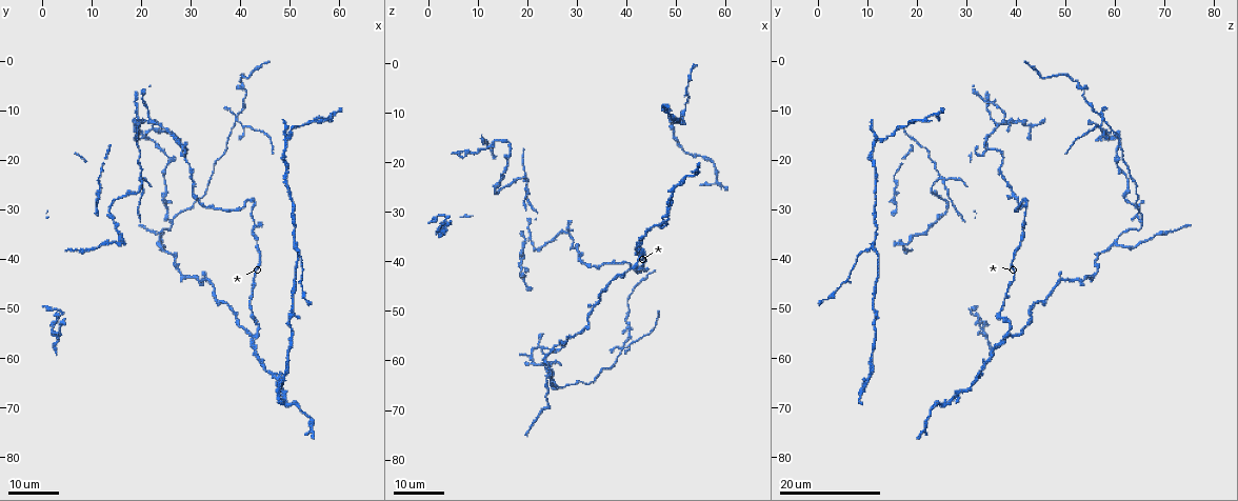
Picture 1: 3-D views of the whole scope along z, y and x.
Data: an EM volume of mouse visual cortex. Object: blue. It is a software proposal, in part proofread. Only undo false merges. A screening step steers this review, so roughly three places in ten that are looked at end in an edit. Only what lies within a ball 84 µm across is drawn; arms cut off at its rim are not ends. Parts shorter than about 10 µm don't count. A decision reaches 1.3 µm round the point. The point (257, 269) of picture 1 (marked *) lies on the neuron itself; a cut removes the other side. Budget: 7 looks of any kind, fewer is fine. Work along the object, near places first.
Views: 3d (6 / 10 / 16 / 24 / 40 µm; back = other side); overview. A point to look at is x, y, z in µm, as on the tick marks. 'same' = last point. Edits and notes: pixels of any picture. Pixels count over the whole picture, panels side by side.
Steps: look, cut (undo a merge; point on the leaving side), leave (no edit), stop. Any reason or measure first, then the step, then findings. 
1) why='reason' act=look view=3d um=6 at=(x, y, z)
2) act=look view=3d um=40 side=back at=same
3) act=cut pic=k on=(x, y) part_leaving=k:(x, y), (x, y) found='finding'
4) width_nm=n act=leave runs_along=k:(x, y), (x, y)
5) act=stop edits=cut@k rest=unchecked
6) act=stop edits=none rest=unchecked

why='four or more arms meet' act=look view=3d um=24 at=(28.5, 18.0, 33.5)

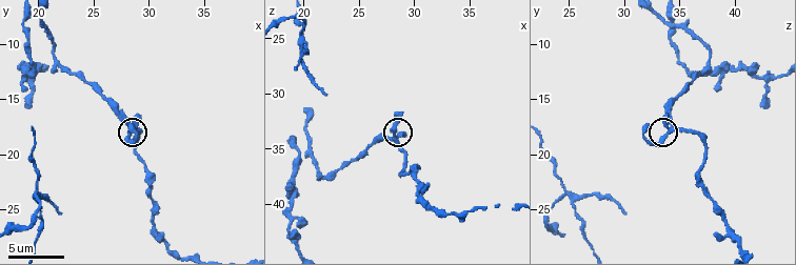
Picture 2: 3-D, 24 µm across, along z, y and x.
act=look view=3d um=10 at=(28.2, 17.8, 33.8)

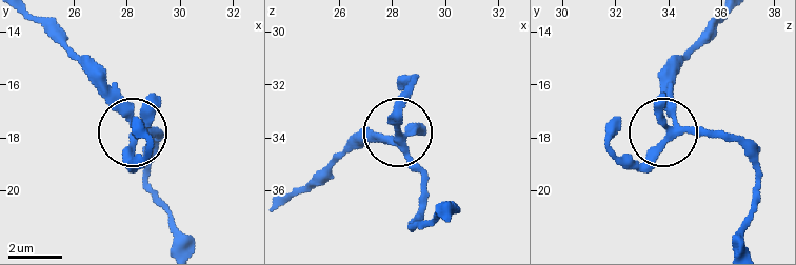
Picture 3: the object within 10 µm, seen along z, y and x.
arms=4 act=leave found='continuous, no second neuron'

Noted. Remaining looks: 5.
why='four or more arms meet' act=look view=3d um=24 at=(43.0, 55.5, 38.0)

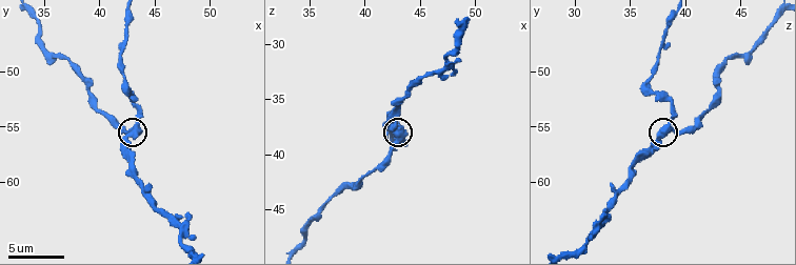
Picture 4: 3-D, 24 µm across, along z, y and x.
act=look view=3d um=6 at=(43.2, 55.4, 38.6)

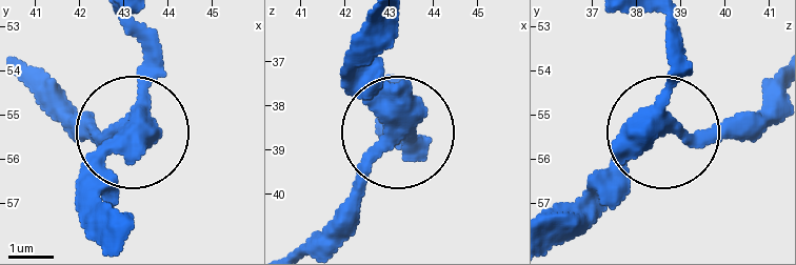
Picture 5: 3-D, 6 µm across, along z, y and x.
width_nm=390 act=leave runs_along=5:(665, 25), (677, 48), (669, 124), (752, 127) found='all the same neuron'

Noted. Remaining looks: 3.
why='a fork' act=look view=3d um=6 at=(19.8, 23.4, 24.6)

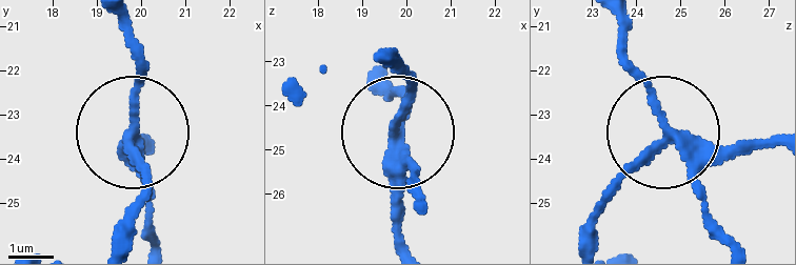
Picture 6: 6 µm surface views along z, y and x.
act=look view=3d um=6 side=back at=(19.75, 23.45, 24.75)

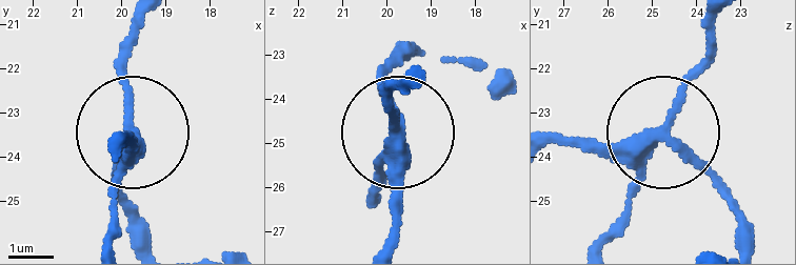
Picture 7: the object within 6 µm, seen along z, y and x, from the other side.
width_nm=220 act=cut pic=7 on=(125, 88) part_leaving=7:(648, 144), (700, 58), (704, 23) found='two neurons meet here'

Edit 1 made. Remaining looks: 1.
act=stop edits=cut@7 rest=unchecked

